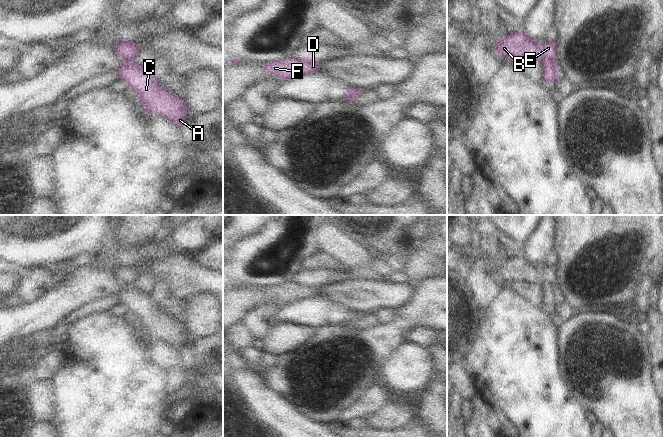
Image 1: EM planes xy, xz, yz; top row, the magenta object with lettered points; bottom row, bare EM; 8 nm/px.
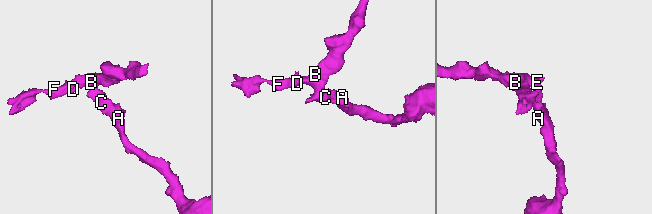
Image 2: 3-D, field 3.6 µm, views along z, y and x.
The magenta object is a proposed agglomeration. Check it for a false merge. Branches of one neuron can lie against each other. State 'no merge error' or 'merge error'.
merge error

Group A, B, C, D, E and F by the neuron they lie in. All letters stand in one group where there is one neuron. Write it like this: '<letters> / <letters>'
A C / B D E F

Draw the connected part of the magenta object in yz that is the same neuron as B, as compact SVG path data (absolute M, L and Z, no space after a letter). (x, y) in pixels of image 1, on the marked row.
M523 31L510 32L507 36L500 37L492 50L509 60L526 57L557 64L557 44L554 39L539 44Z

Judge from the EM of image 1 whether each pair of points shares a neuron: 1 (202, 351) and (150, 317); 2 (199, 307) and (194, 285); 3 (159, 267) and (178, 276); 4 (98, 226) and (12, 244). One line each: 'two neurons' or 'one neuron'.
1: two neurons
2: two neurons
3: one neuron
4: one neuron

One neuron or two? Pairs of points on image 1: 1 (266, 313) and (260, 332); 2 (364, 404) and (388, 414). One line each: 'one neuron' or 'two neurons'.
1: one neuron
2: two neurons

